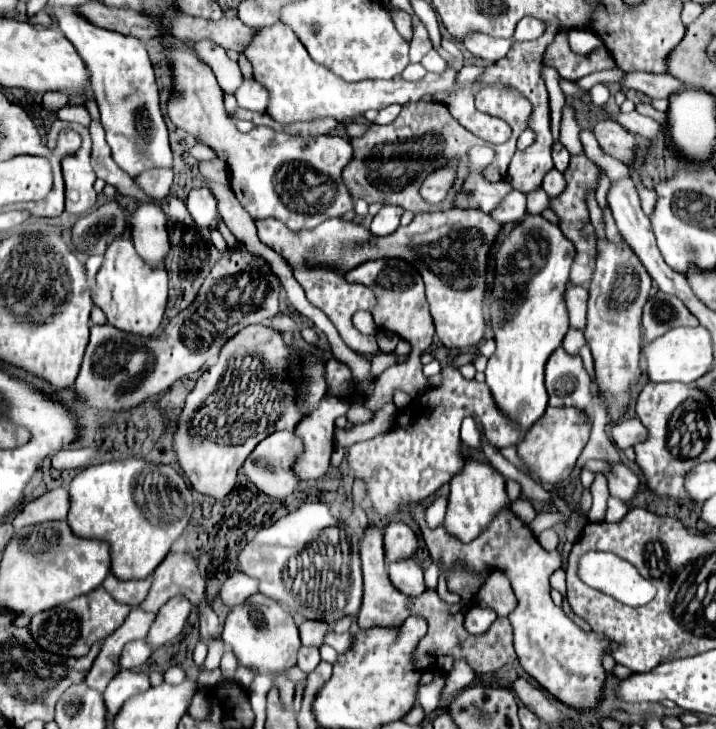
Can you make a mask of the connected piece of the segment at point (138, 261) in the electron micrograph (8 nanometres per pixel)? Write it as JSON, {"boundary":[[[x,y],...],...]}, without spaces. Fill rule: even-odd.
{"boundary":[[[122,236],[116,238],[104,254],[104,264],[96,274],[96,286],[92,286],[92,300],[106,314],[108,324],[118,326],[128,334],[146,338],[154,336],[162,324],[166,298],[168,298],[166,266],[162,262],[158,262],[156,266],[152,262],[144,262],[140,254],[136,254],[132,240],[126,240]]]}

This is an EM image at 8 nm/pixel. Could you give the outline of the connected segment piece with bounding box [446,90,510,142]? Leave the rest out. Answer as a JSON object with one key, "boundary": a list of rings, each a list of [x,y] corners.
{"boundary":[[[468,90],[450,94],[446,98],[446,106],[450,114],[460,122],[466,130],[480,136],[486,142],[506,142],[510,136],[510,126],[498,118],[492,118],[474,108],[474,96]]]}

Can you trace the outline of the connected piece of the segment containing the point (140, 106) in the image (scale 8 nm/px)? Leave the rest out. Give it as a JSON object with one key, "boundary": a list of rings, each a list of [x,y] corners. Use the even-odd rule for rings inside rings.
{"boundary":[[[54,4],[48,6],[48,10],[88,66],[90,86],[98,102],[100,116],[104,118],[106,142],[112,148],[114,162],[132,178],[146,168],[170,168],[172,152],[168,144],[168,128],[162,118],[158,86],[154,84],[154,68],[144,44],[138,38],[92,26],[74,6]]]}

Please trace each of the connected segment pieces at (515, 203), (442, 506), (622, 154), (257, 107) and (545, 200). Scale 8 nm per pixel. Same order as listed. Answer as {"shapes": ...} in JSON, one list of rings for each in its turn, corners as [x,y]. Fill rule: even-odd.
{"shapes":[[[[512,190],[502,204],[492,212],[492,218],[496,218],[500,224],[516,224],[522,222],[526,214],[526,196],[518,190]]],[[[438,498],[428,510],[426,510],[426,524],[428,528],[436,528],[442,524],[446,514],[446,498]]],[[[598,122],[596,128],[594,128],[594,136],[598,138],[604,152],[616,156],[624,164],[630,162],[636,140],[620,124],[616,124],[616,122]]],[[[246,80],[236,92],[236,100],[240,108],[252,110],[252,112],[266,112],[270,96],[268,96],[268,90],[260,82]]],[[[538,188],[527,194],[527,212],[531,214],[541,214],[549,207],[549,197],[542,188]]]]}

